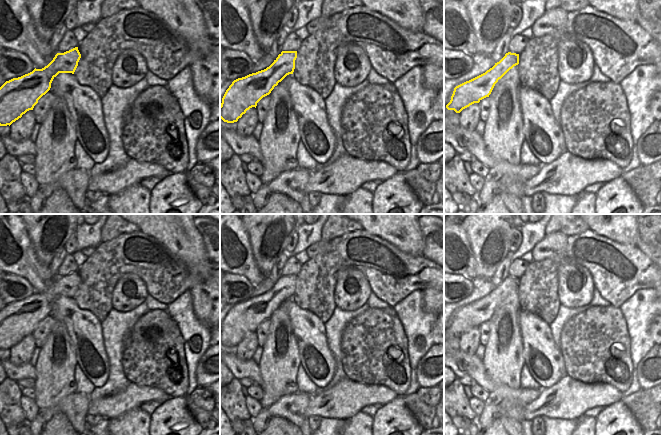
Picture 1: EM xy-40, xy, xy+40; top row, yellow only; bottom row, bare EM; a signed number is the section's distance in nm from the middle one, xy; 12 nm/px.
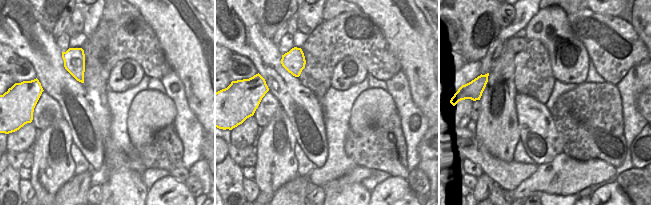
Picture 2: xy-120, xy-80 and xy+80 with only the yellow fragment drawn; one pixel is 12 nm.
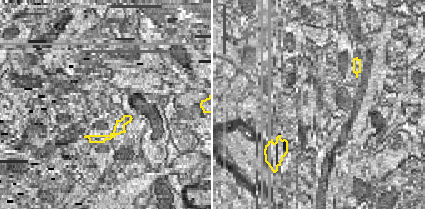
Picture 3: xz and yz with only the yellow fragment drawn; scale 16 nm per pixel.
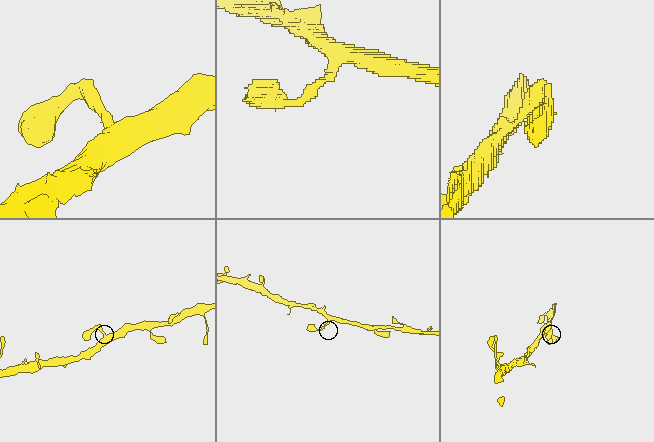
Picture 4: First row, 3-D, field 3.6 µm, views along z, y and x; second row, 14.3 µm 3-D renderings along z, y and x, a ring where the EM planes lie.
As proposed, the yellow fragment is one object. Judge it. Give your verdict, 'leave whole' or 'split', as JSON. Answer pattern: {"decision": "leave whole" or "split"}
{"decision": "leave whole"}

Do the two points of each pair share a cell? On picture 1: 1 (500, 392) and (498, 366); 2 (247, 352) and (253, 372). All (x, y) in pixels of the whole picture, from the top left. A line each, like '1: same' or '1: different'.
1: different
2: different

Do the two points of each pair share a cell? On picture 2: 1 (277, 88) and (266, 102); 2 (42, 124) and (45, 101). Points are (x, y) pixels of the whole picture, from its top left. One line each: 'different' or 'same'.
1: different
2: same

